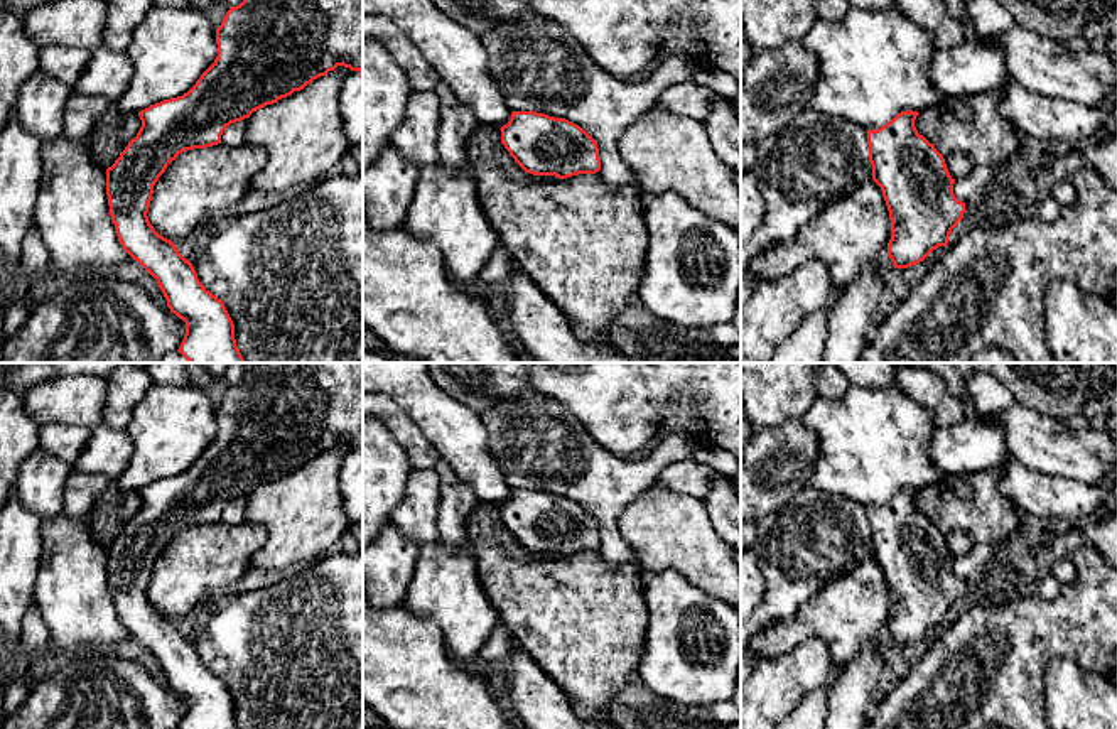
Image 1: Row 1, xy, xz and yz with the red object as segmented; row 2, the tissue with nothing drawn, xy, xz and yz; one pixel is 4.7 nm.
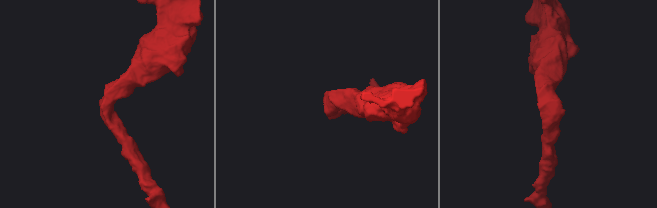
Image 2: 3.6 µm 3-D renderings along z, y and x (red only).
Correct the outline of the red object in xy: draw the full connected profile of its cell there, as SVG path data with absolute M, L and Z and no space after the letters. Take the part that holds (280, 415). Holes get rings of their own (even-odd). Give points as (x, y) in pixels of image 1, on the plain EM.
M243 363L243 368L245 368L243 380L236 385L229 385L229 388L223 395L221 403L216 407L218 434L214 440L201 452L196 462L182 474L164 478L160 481L150 483L148 486L138 489L142 505L137 515L128 520L128 523L115 538L115 542L106 547L106 574L108 574L110 594L123 628L157 658L170 690L186 700L186 712L177 729L240 729L240 727L235 717L235 702L223 678L204 667L204 663L197 656L197 651L192 641L179 631L179 628L170 618L159 613L150 602L147 591L152 579L155 560L165 550L167 543L177 537L179 532L186 528L192 528L192 526L206 526L206 525L221 521L221 513L231 501L250 496L253 489L267 483L273 483L278 478L290 474L294 469L304 467L314 457L326 454L329 449L334 449L337 444L344 444L344 446L349 446L351 449L363 451L363 363Z

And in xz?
M513 489L501 521L533 554L567 557L601 548L596 518L579 503L537 489Z

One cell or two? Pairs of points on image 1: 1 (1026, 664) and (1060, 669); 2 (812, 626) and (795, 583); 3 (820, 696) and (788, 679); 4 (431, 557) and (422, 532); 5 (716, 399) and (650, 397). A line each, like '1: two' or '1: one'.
1: two
2: two
3: two
4: two
5: one

